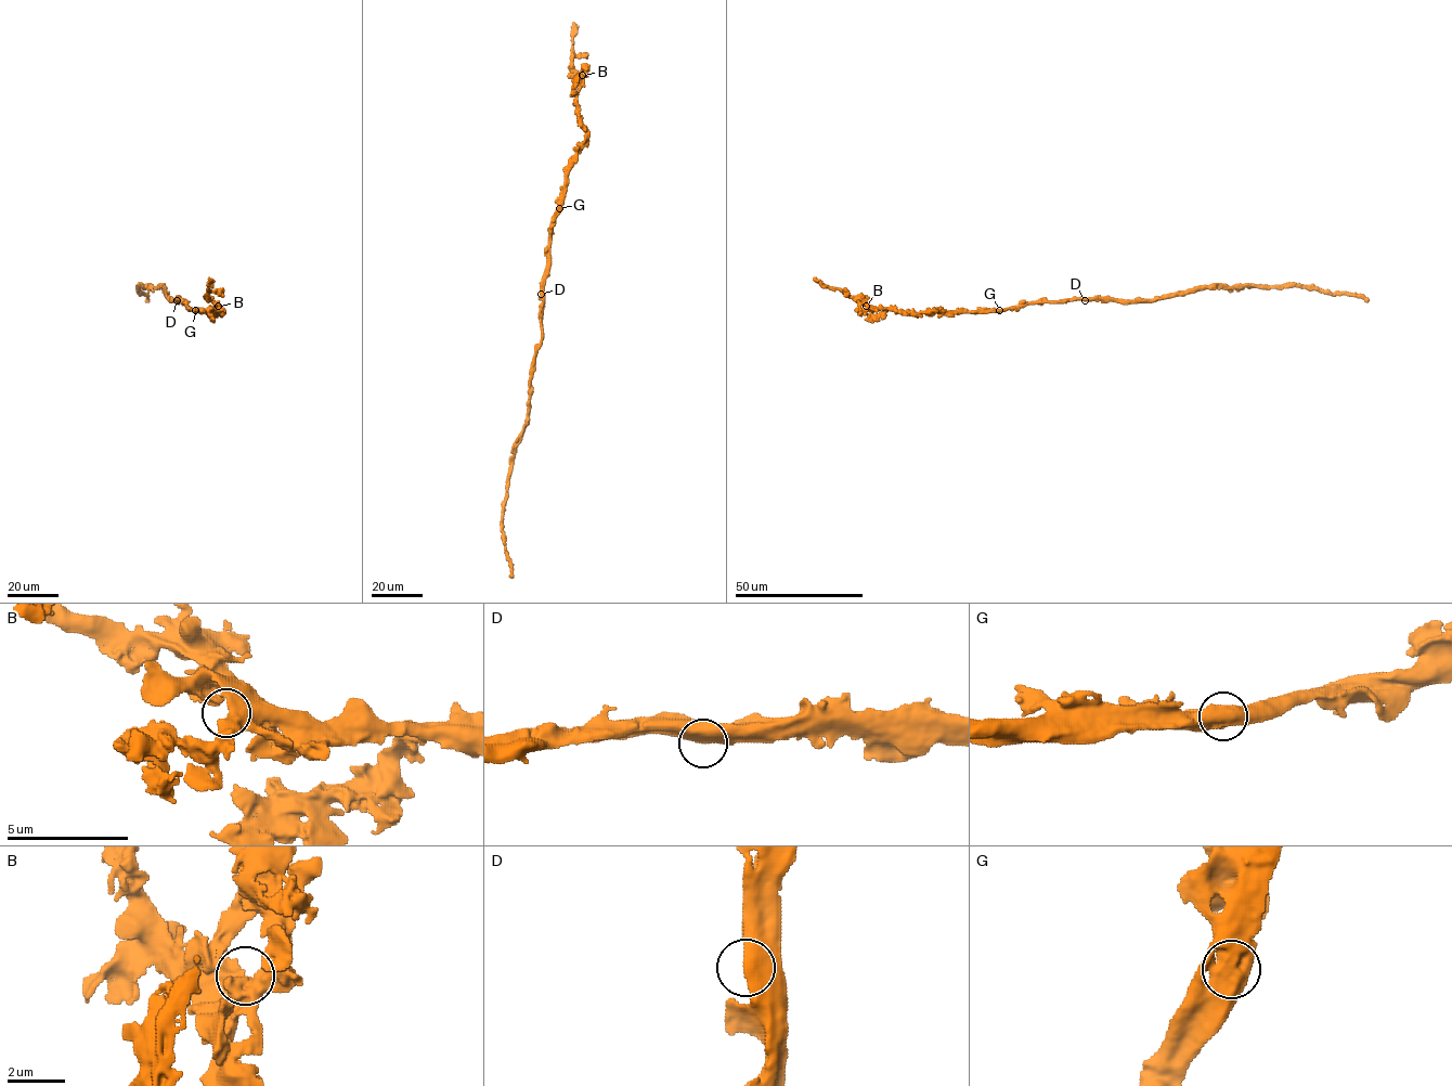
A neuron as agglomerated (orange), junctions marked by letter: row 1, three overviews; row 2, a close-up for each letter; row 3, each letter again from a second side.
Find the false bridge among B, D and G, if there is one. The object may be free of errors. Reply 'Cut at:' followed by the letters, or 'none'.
Cut at: none

